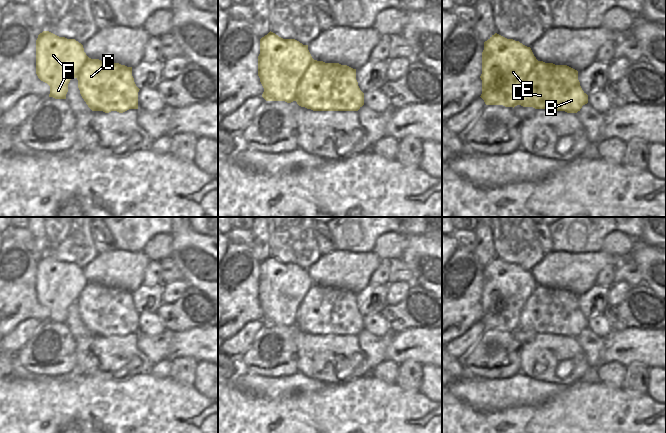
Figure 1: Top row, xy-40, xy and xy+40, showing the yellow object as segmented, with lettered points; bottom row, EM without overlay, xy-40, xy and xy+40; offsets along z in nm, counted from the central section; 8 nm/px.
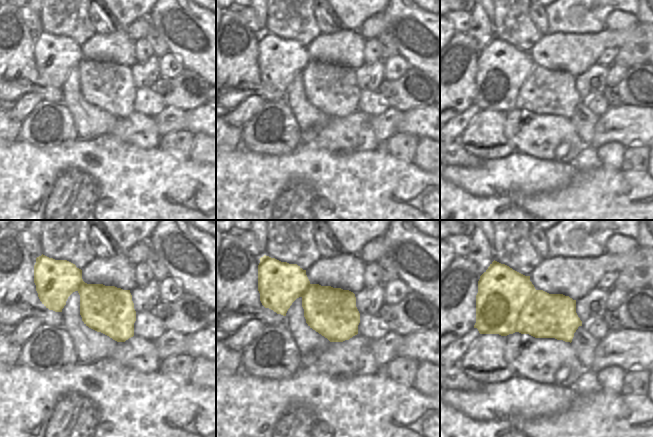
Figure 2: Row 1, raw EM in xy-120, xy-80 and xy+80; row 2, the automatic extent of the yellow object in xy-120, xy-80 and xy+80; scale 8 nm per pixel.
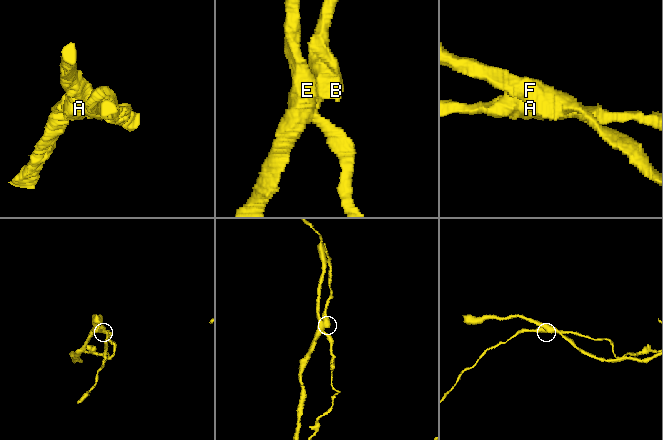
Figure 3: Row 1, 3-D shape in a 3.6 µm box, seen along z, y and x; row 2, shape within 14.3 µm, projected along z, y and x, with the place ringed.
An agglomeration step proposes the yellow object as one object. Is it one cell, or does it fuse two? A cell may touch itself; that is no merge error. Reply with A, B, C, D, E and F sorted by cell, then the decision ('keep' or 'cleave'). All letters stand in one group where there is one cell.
groups A E F / B C D; cleave

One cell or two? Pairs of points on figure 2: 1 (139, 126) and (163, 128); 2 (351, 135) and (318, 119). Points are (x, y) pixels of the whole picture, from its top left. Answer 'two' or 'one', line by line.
1: two
2: two

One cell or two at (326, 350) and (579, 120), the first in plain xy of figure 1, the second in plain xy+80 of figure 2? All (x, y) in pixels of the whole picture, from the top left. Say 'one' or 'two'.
two

